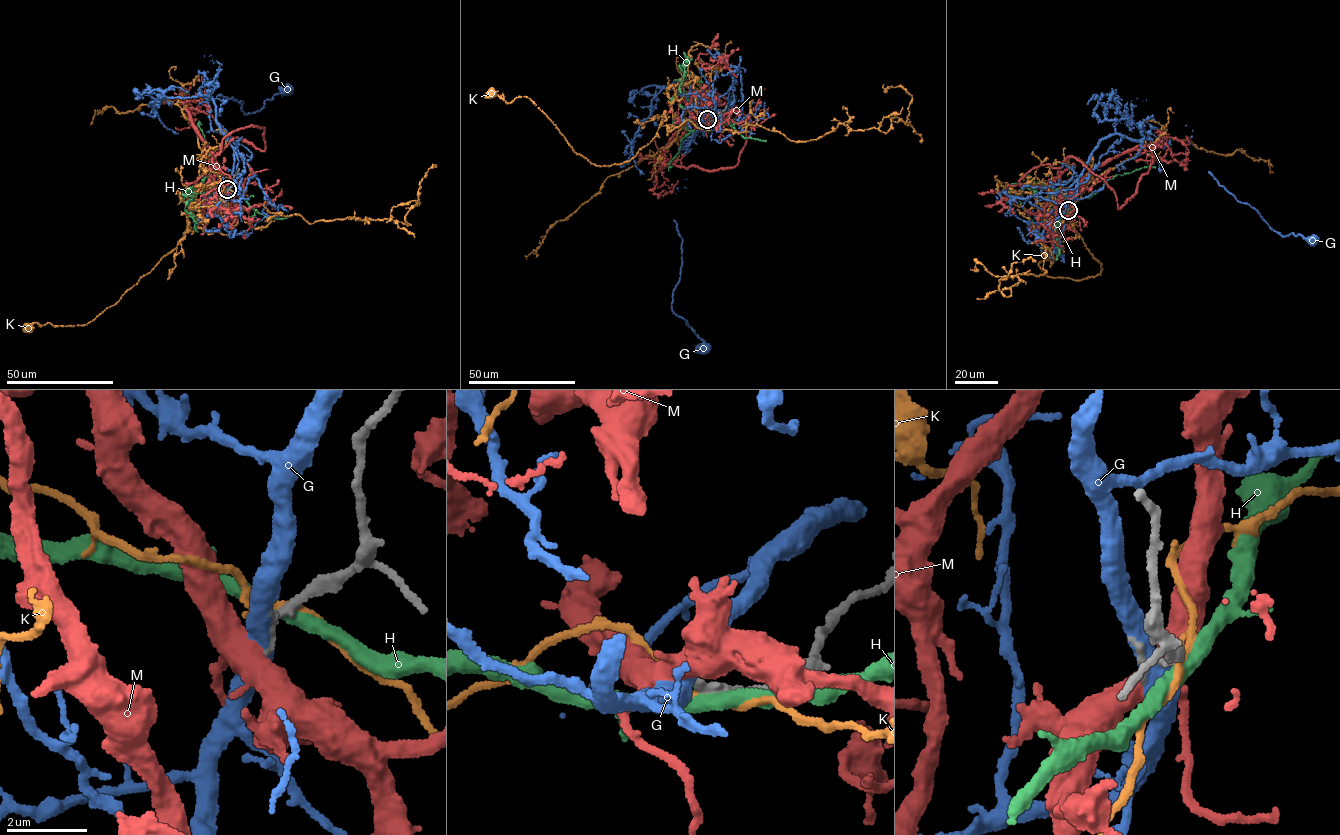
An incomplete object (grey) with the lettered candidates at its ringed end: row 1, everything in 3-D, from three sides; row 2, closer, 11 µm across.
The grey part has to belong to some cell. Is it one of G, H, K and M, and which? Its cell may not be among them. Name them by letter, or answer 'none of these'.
none of these

